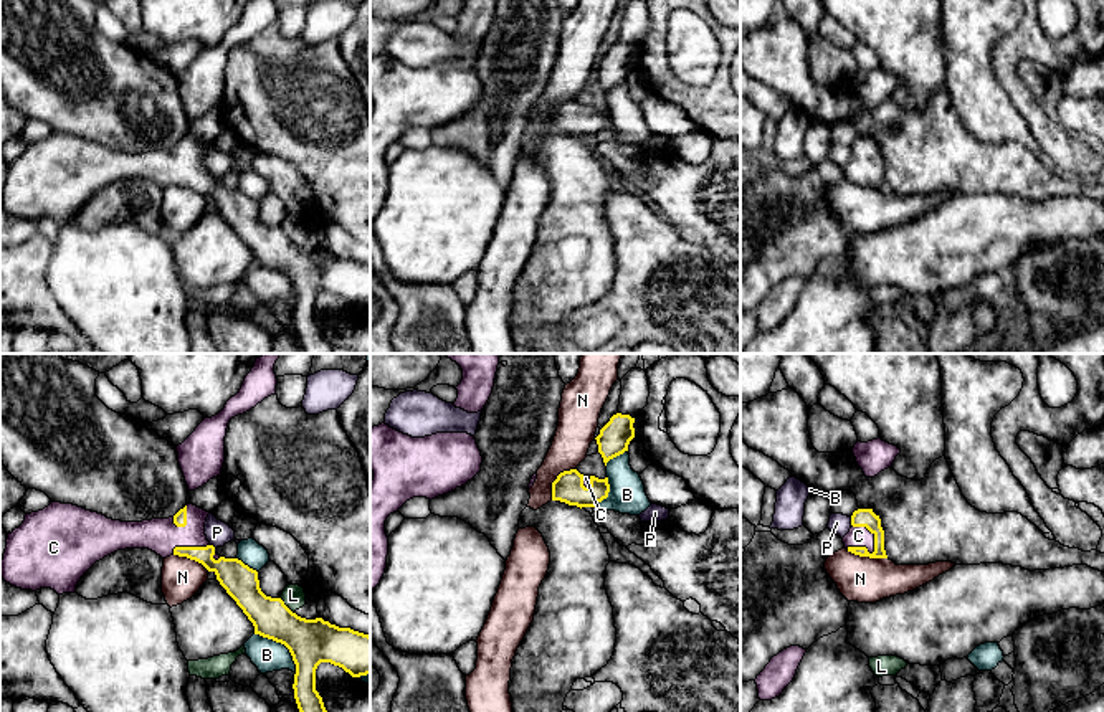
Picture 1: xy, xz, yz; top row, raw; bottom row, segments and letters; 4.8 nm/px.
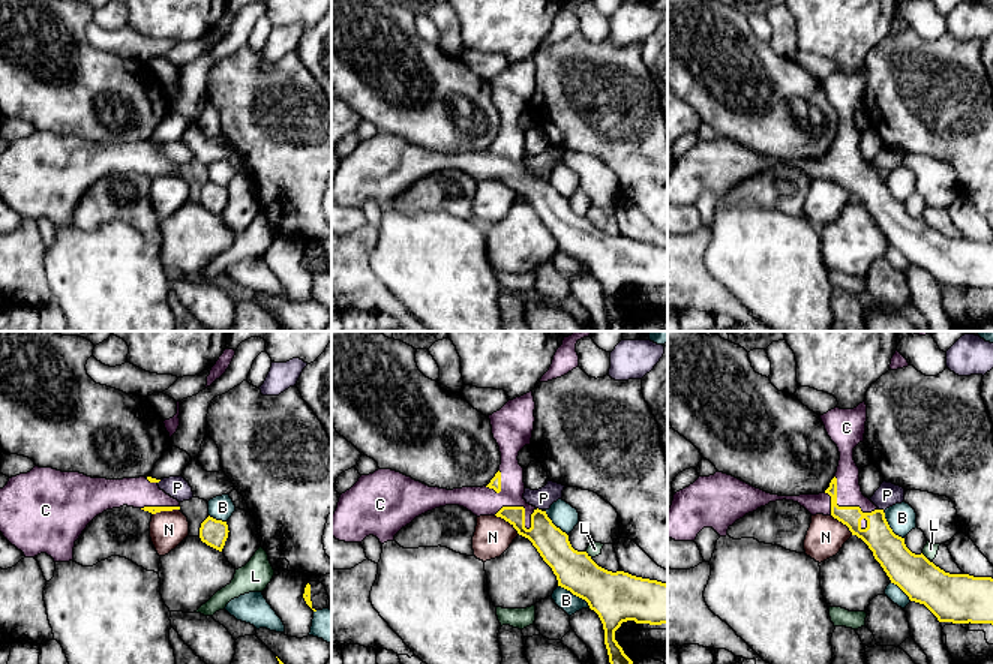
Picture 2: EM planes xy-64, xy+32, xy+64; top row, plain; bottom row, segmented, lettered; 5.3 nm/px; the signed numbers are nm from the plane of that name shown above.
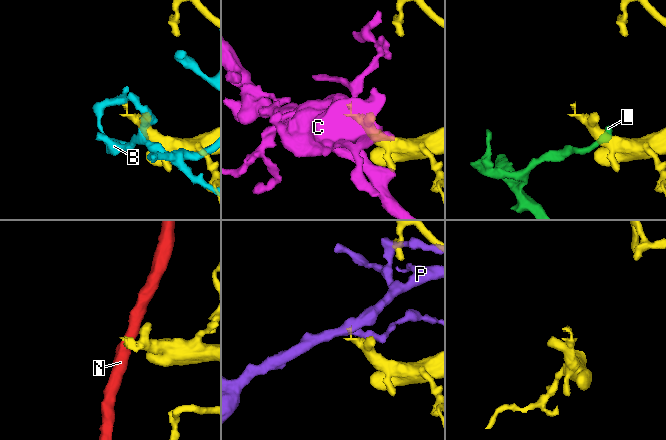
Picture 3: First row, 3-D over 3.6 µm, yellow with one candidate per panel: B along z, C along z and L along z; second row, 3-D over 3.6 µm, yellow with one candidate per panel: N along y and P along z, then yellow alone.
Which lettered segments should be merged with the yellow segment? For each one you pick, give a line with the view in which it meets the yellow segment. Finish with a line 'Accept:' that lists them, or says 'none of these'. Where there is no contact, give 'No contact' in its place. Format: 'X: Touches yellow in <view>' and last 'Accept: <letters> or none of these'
C: Touches yellow in yz
Accept: C

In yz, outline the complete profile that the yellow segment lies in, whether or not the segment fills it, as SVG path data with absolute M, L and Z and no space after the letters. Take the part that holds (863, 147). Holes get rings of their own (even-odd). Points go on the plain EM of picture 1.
M858 139L851 145L851 159L843 167L845 178L859 187L887 188L884 160L873 139Z

